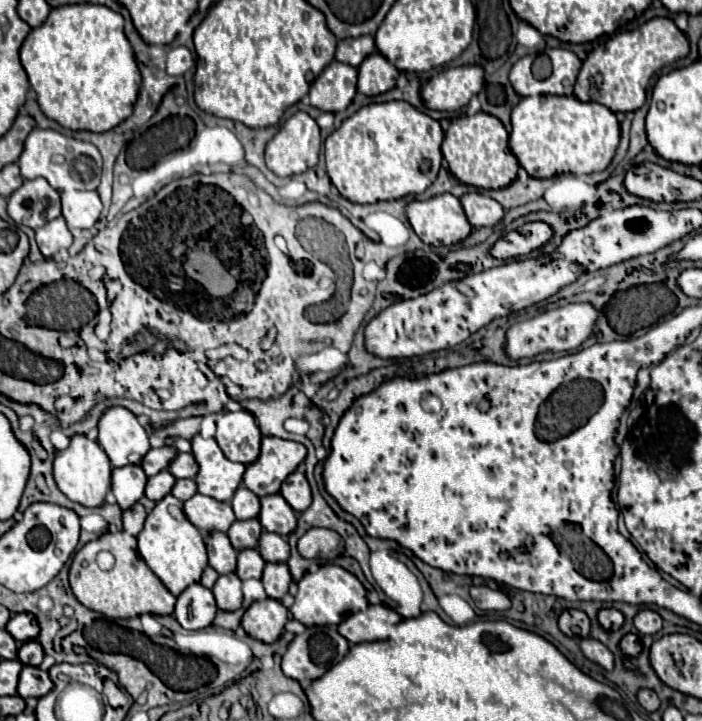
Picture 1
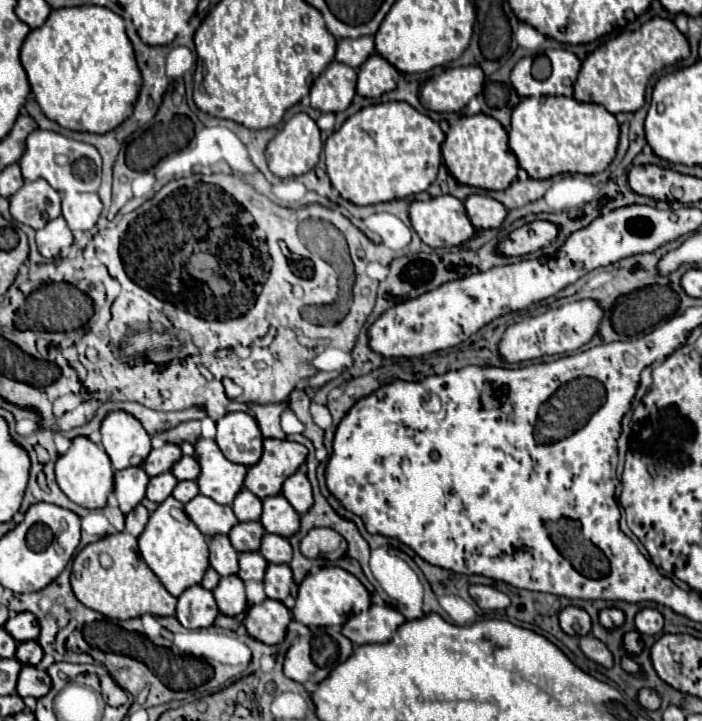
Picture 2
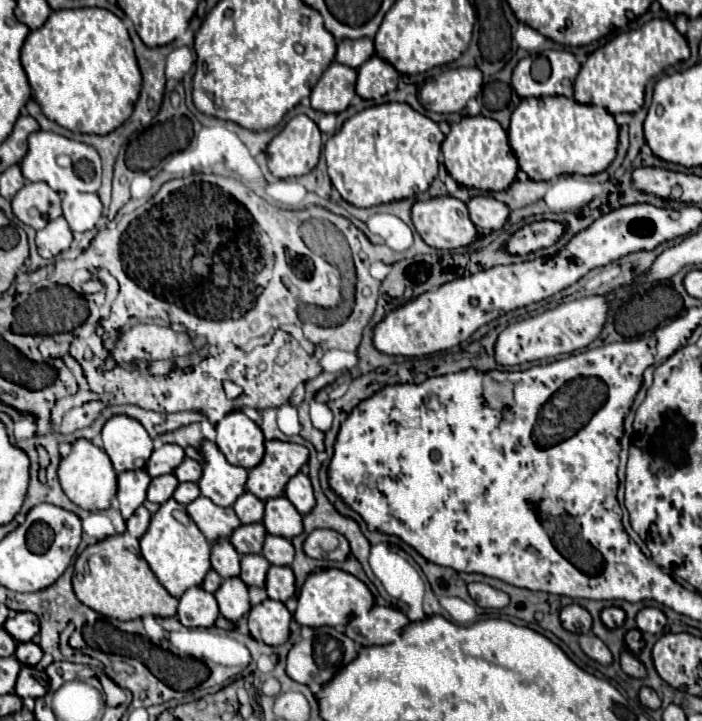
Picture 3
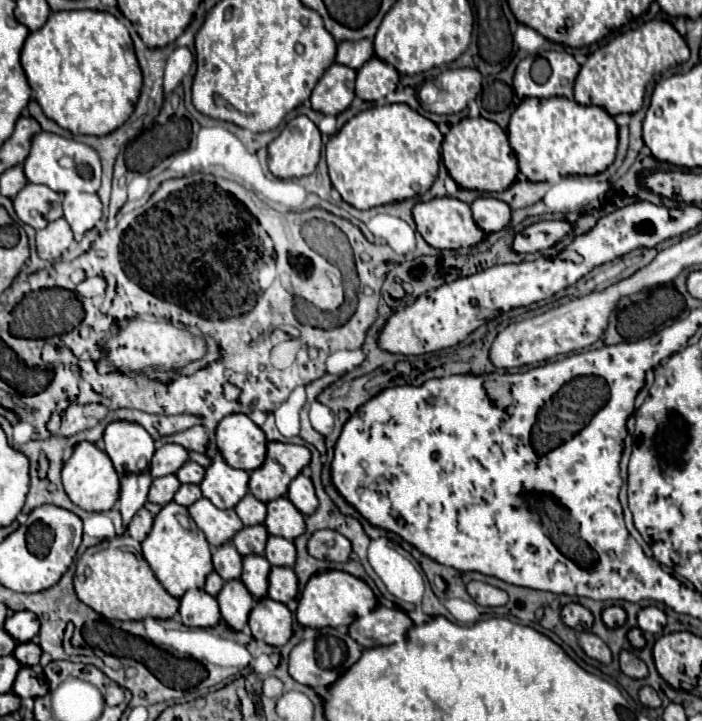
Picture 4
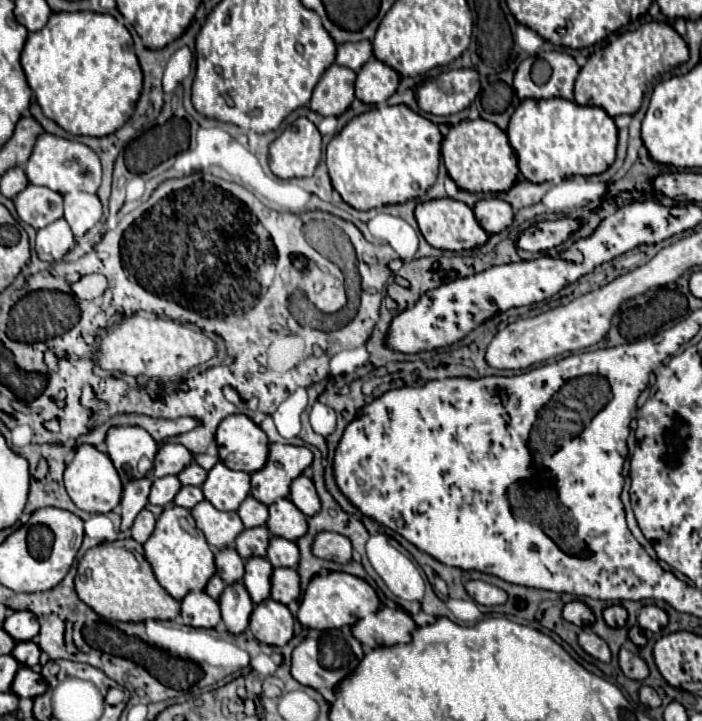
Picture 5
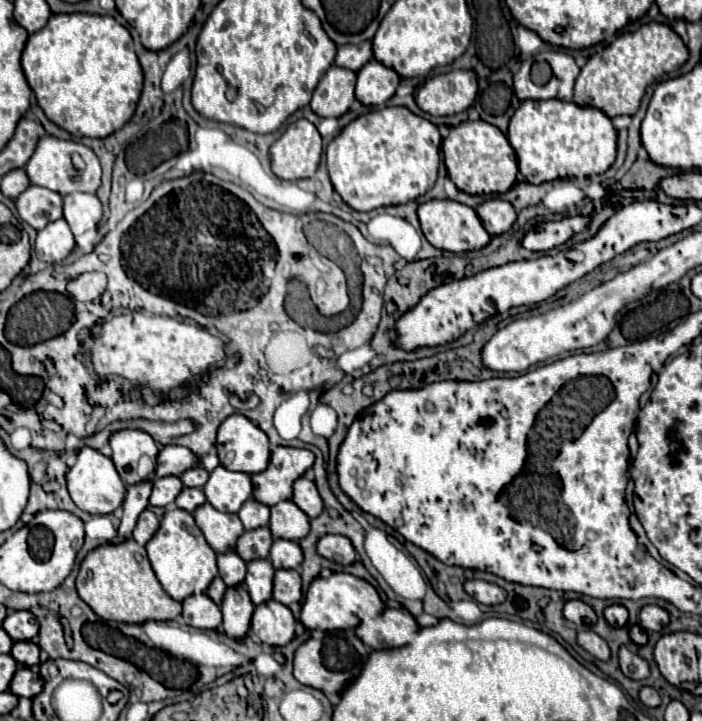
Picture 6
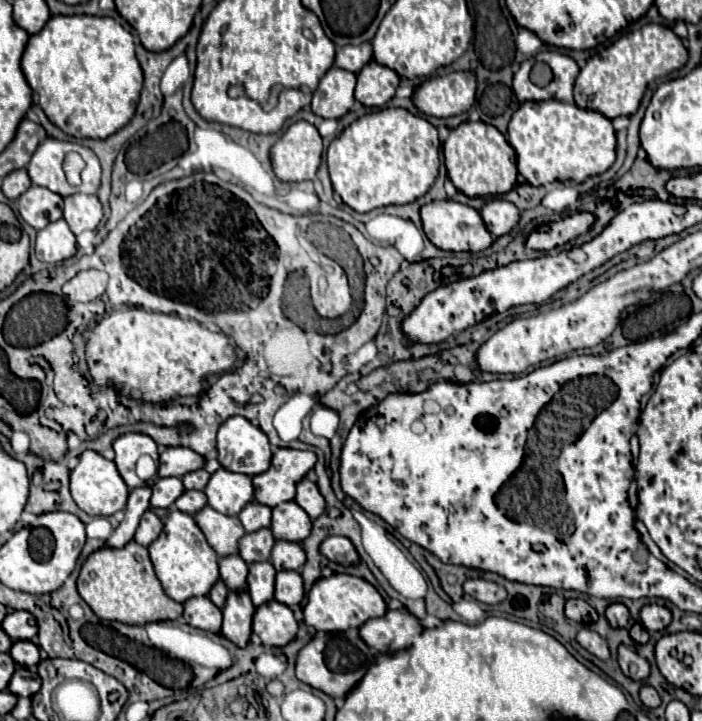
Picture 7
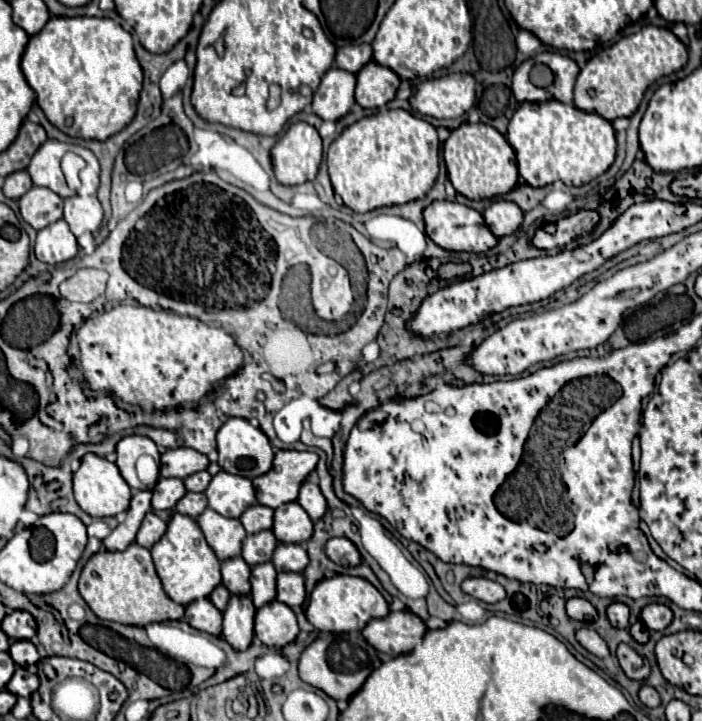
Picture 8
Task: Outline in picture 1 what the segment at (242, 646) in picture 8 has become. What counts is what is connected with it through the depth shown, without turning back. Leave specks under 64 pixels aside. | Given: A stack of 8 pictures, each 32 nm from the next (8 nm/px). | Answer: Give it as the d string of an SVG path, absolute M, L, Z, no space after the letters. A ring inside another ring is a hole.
M234 572L218 576L212 592L220 610L236 610L242 604L242 582Z

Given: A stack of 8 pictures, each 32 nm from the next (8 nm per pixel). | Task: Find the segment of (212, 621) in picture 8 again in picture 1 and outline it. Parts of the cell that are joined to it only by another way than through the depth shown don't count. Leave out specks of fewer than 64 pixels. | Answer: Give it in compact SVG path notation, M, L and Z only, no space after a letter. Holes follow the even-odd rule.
M190 584L176 602L174 618L186 630L208 628L216 616L216 602L212 590L202 584Z

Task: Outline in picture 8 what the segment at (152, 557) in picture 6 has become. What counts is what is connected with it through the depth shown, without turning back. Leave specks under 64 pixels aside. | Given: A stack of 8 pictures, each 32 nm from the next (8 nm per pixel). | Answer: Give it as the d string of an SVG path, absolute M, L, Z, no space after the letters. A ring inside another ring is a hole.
M174 512L172 518L168 520L168 528L164 536L150 548L156 572L162 580L164 592L178 604L186 606L188 602L200 598L200 596L210 596L212 588L220 584L220 562L214 554L214 550L208 546L200 526L196 524L194 518Z

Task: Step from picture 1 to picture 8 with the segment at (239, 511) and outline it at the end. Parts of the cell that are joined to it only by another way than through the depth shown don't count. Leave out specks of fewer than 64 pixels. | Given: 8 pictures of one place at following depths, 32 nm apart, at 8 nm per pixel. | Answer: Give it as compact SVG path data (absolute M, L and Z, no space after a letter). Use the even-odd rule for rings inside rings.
M252 504L248 506L242 516L240 516L240 522L242 526L246 528L248 534L256 534L260 530L268 530L272 528L272 508L268 506L262 506L262 504Z

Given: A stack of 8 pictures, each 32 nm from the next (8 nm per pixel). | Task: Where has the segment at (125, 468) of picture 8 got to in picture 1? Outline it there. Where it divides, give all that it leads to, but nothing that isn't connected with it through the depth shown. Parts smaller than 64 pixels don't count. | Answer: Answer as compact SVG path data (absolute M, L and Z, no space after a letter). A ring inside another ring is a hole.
M112 406L102 412L98 420L98 442L116 468L128 464L128 454L136 452L144 456L150 450L146 430L138 424L136 416L122 406Z

